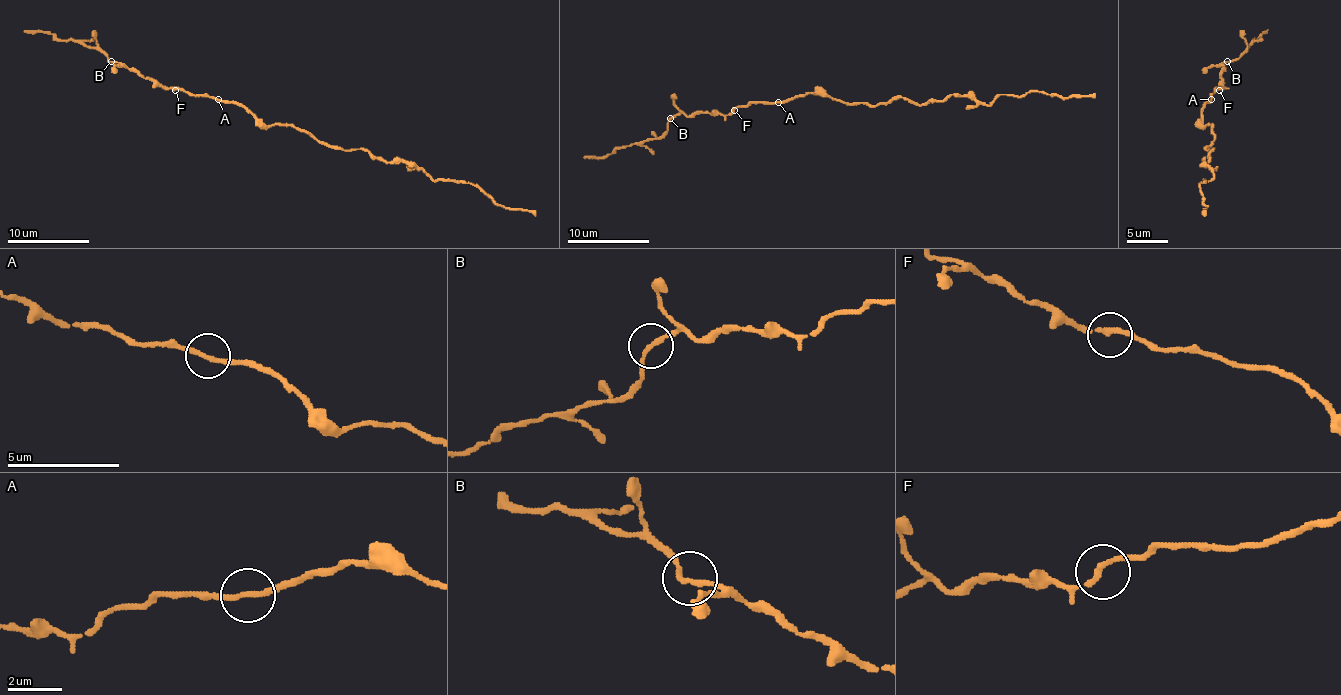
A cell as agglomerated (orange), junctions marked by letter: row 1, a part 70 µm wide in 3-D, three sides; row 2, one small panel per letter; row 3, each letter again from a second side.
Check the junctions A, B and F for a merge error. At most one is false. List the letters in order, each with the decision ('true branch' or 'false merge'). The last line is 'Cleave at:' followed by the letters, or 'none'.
A: false merge
B: true branch
F: true branch
Cleave at: A

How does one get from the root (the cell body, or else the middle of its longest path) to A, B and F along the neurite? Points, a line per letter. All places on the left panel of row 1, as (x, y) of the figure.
A: (277, 125), (261, 125), (242, 106), (218, 100)
B: (277, 125), (261, 125), (232, 102), (156, 85), (111, 61)
F: (277, 125), (261, 125), (242, 106), (232, 102), (208, 96), (189, 96), (175, 90)

